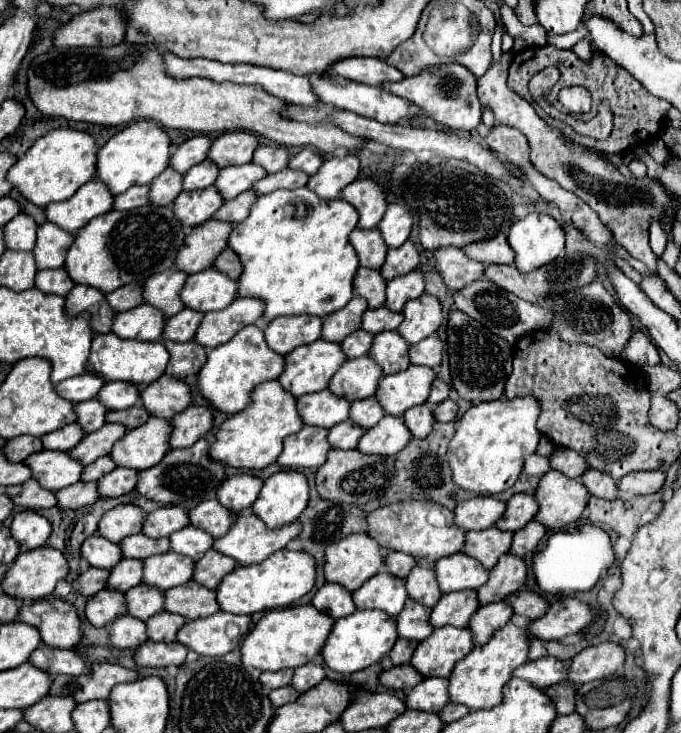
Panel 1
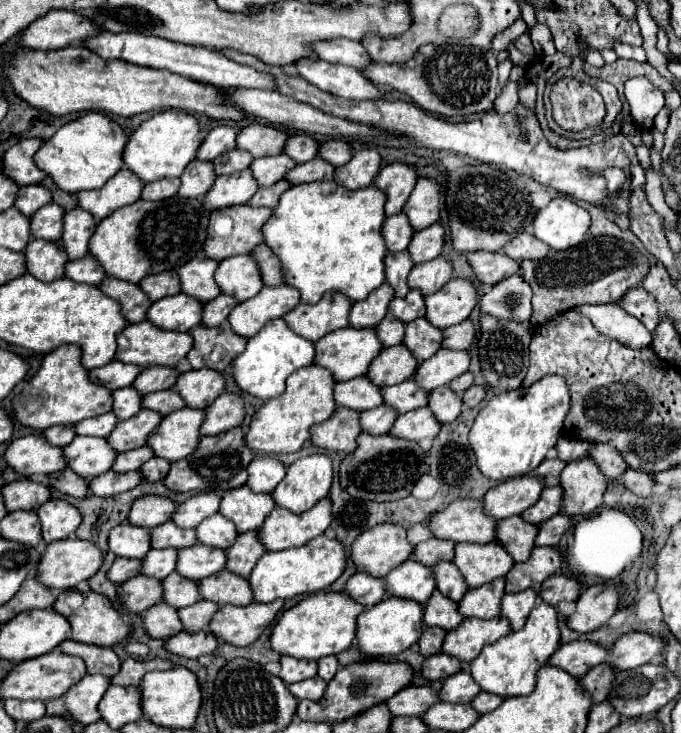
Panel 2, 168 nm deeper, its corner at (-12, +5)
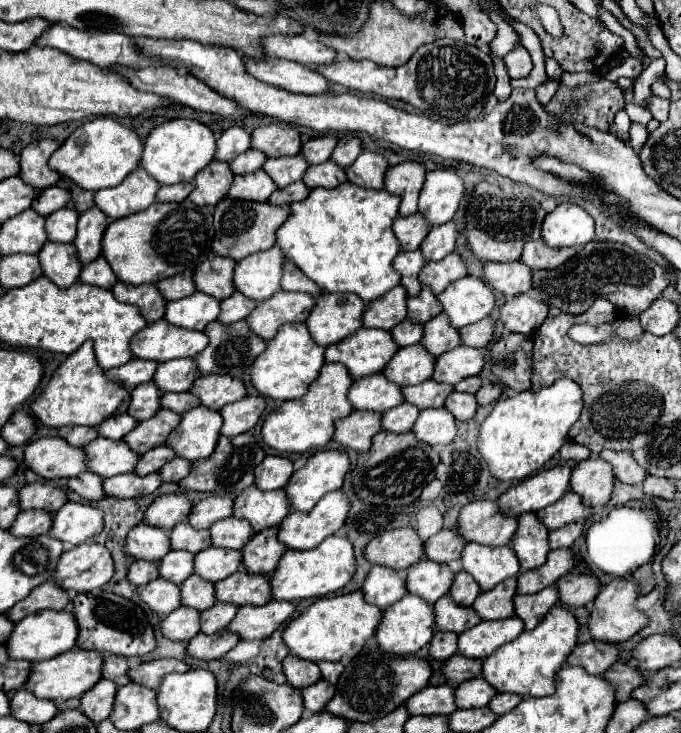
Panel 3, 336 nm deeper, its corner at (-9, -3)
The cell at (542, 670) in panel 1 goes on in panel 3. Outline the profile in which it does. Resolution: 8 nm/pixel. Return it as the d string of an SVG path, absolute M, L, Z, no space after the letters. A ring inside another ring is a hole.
M591 640L587 644L577 644L577 648L567 658L567 664L583 666L591 674L605 674L617 660L619 660L617 644Z

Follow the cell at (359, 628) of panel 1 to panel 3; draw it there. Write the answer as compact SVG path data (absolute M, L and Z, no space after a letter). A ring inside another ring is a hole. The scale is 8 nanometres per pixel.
M407 594L385 610L383 622L381 622L375 638L385 652L389 652L393 656L411 656L431 642L433 632L435 632L433 606L415 594Z

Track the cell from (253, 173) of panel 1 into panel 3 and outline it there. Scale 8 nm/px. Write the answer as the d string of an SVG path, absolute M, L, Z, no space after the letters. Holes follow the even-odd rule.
M297 154L297 156L269 158L263 164L263 170L277 182L279 188L289 186L289 184L301 180L307 168L309 168L309 164L307 164L307 160L301 154Z

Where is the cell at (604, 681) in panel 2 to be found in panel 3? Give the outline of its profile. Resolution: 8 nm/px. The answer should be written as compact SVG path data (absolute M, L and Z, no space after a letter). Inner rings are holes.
M617 662L611 670L605 672L605 678L617 686L617 692L615 692L617 702L629 700L633 694L633 688L645 682L645 674L637 666L631 666L625 662Z

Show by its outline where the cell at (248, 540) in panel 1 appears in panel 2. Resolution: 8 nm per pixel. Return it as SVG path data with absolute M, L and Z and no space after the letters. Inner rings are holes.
M328 498L302 514L292 514L276 506L258 528L258 540L268 552L304 546L308 540L320 536L330 526L330 520Z

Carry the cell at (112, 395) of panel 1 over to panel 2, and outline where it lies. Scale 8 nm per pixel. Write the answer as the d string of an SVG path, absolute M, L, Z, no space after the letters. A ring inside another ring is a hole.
M156 366L156 368L144 368L136 380L132 382L132 388L136 388L142 396L150 394L150 392L158 392L158 390L168 390L174 386L178 378L176 368L164 368L164 366Z

